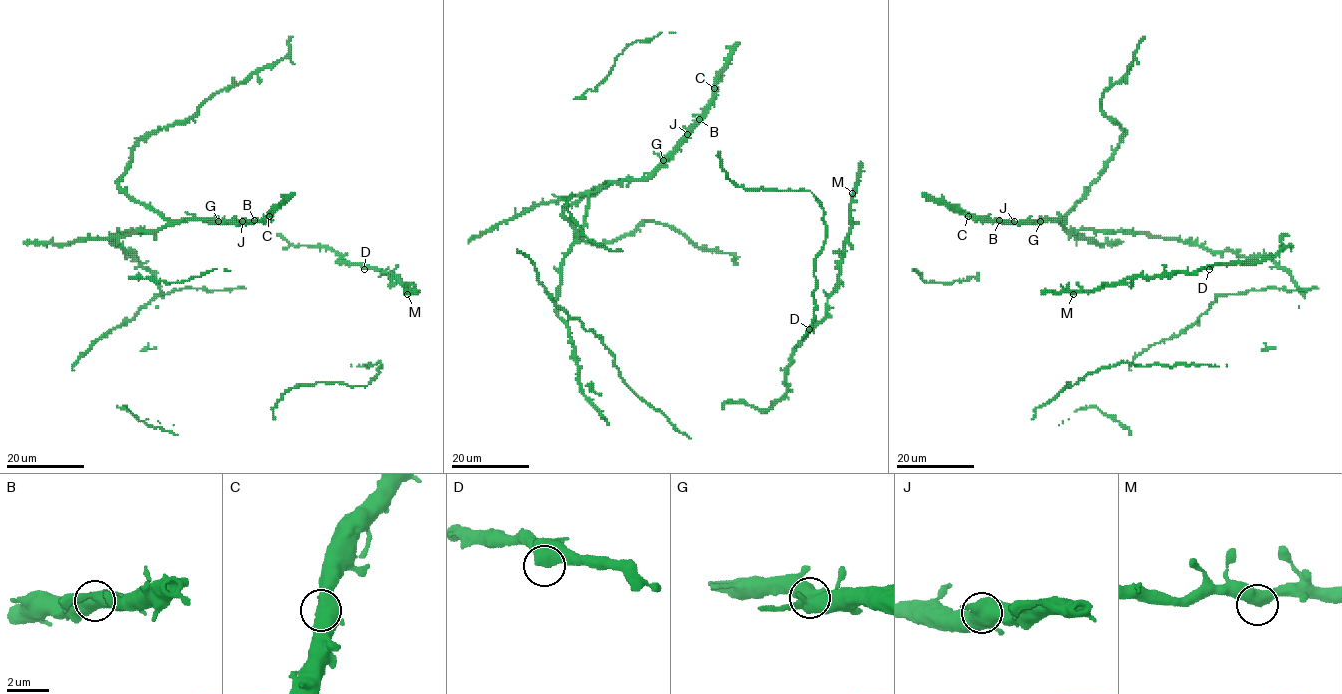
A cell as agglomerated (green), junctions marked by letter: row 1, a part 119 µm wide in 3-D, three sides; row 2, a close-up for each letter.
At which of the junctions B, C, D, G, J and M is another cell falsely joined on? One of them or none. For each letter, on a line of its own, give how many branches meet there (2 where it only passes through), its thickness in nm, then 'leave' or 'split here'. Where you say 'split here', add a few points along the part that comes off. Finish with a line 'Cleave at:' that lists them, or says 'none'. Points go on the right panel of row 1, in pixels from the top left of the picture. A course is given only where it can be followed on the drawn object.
B: 4 | 550 nm | leave
C: 3 | 500 nm | leave
D: 2 | 500 nm | leave
G: 4 | 550 nm | leave
J: 3 | 480 nm | leave
M: 2 | 500 nm | leave
Cleave at: none

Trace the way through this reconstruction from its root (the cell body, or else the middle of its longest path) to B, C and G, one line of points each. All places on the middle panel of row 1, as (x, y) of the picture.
B: (606, 418), (579, 386), (556, 311), (563, 255), (589, 195), (645, 179), (699, 119)
C: (606, 418), (579, 386), (556, 311), (563, 255), (589, 195), (645, 179), (714, 88)
G: (606, 418), (579, 386), (569, 328), (556, 311), (563, 255), (582, 227), (591, 193), (645, 179), (663, 160)

